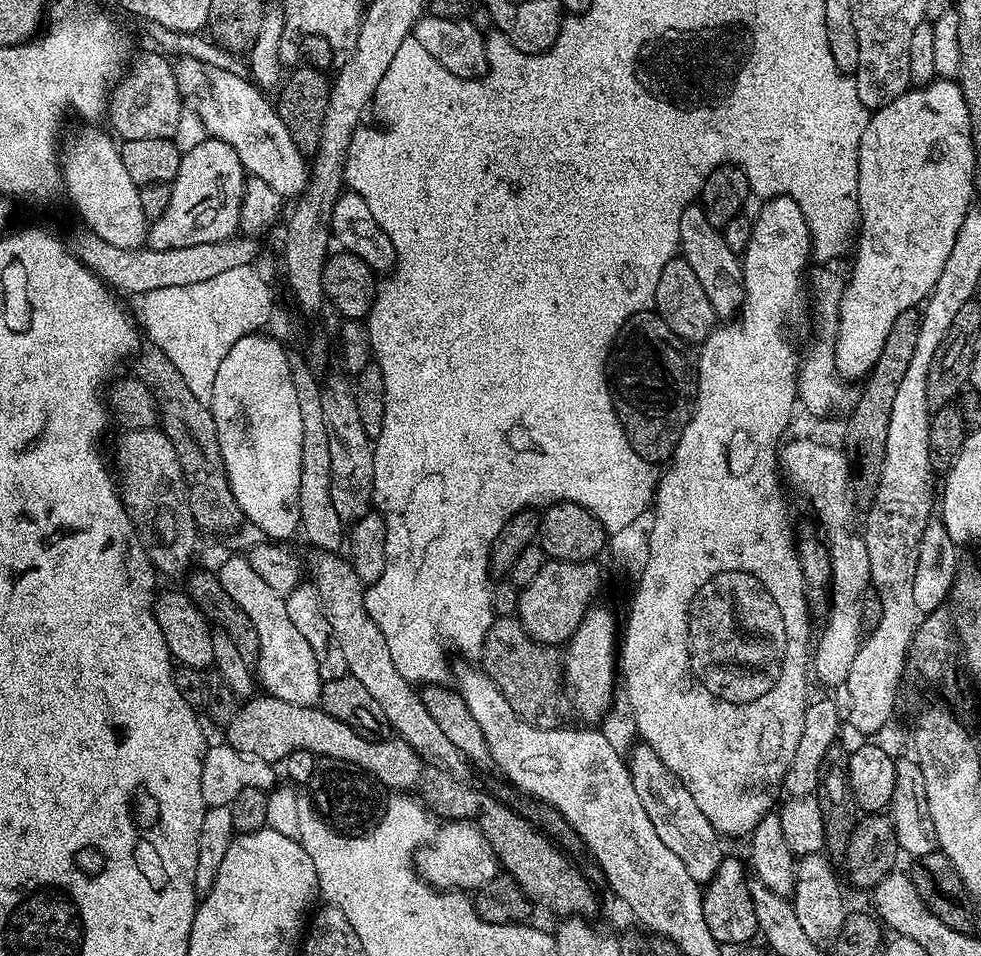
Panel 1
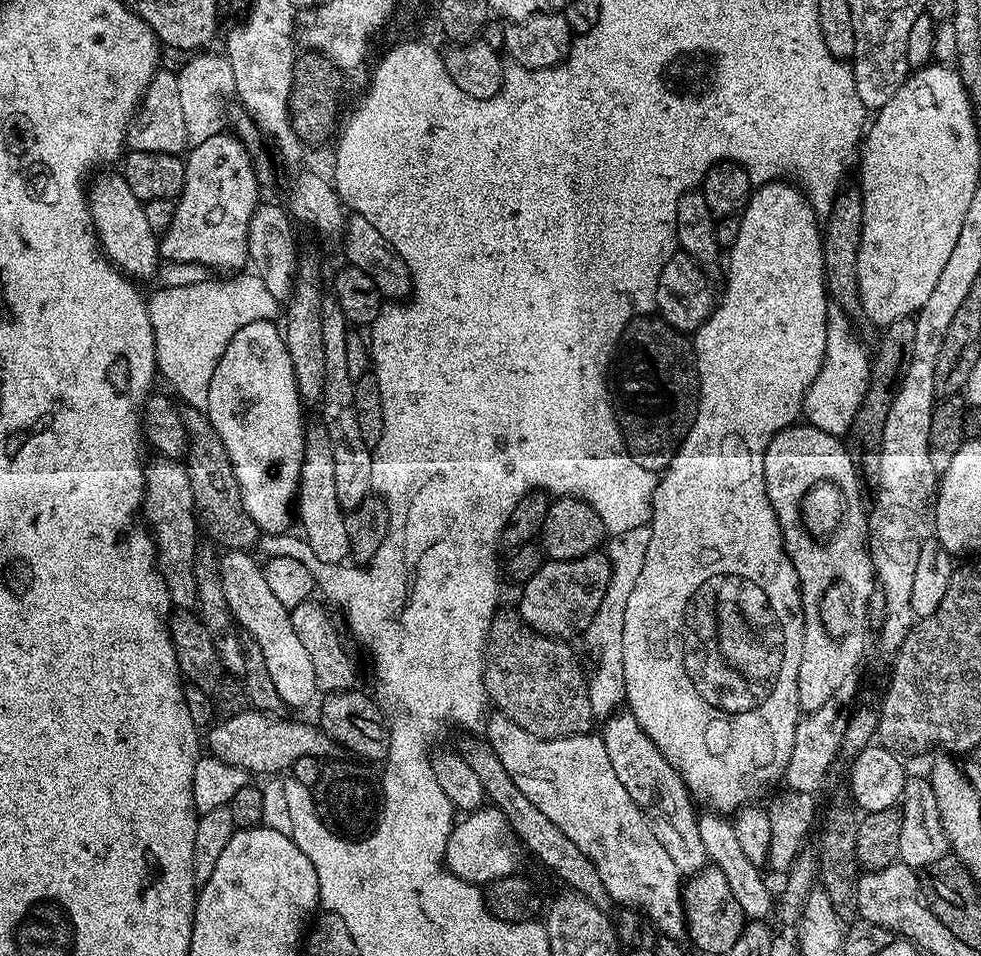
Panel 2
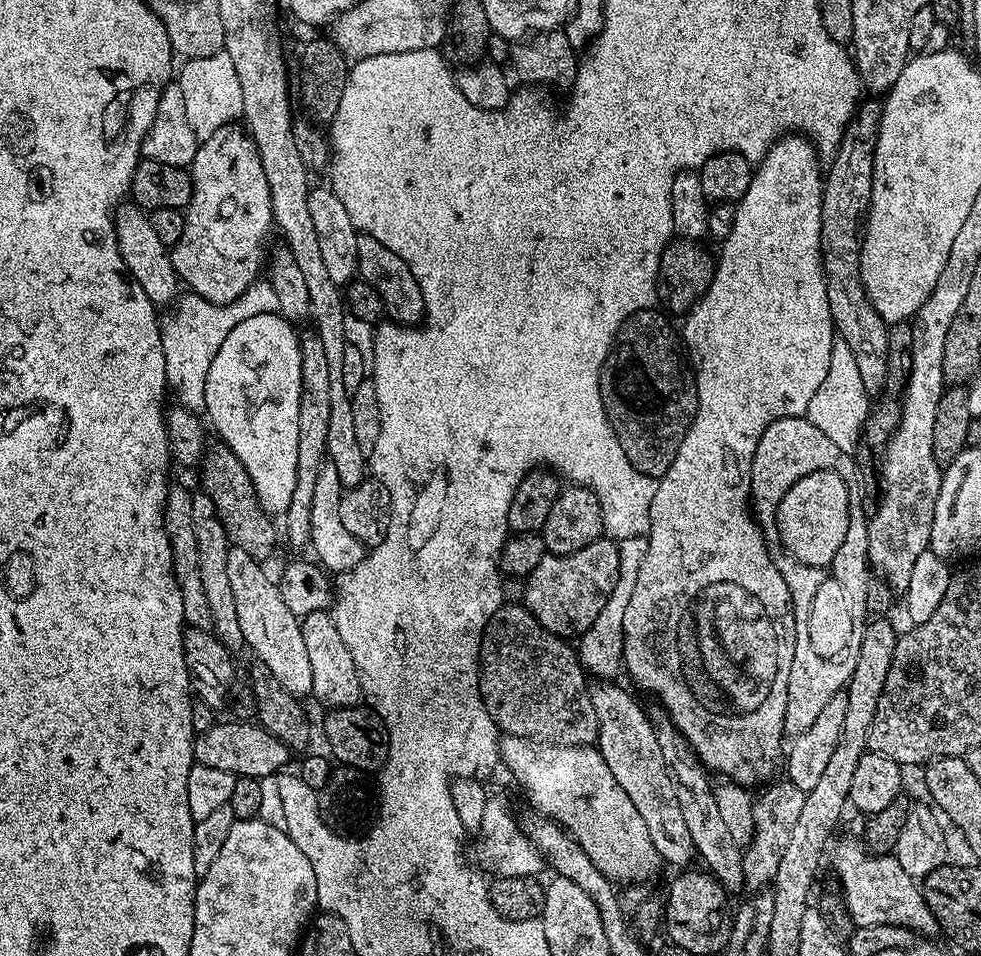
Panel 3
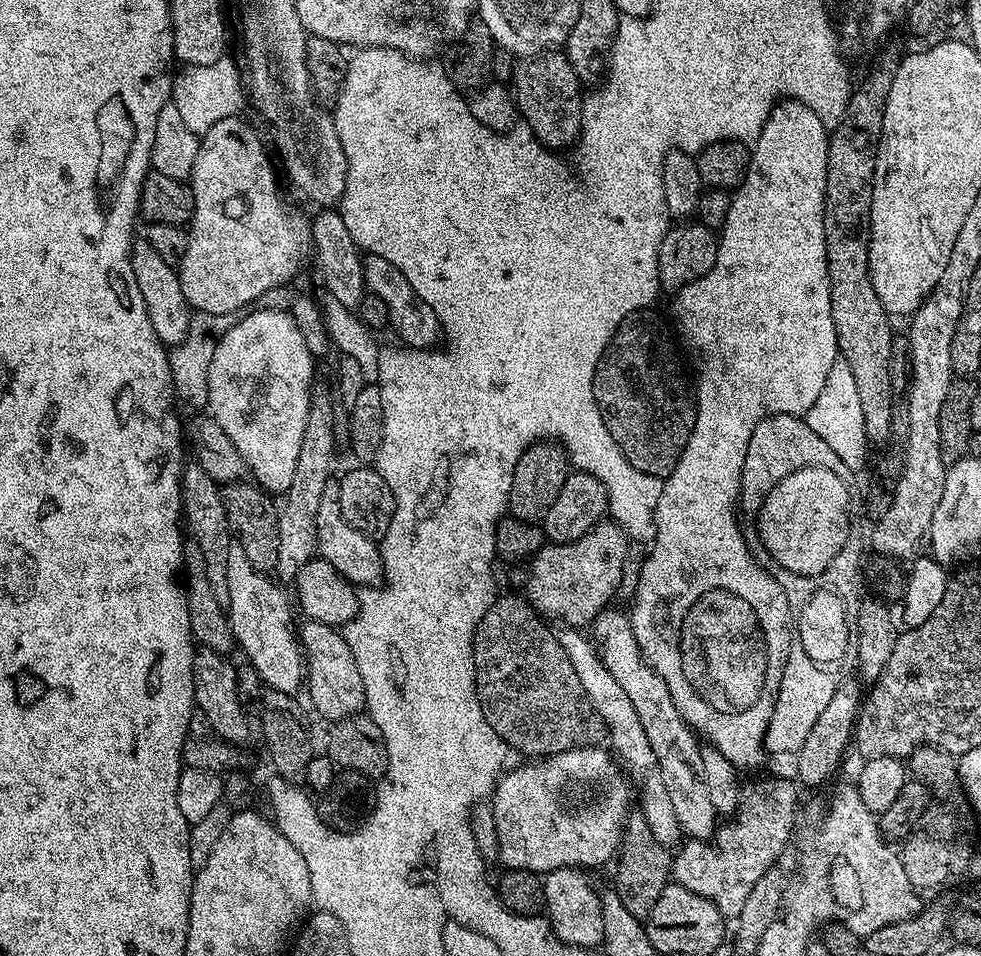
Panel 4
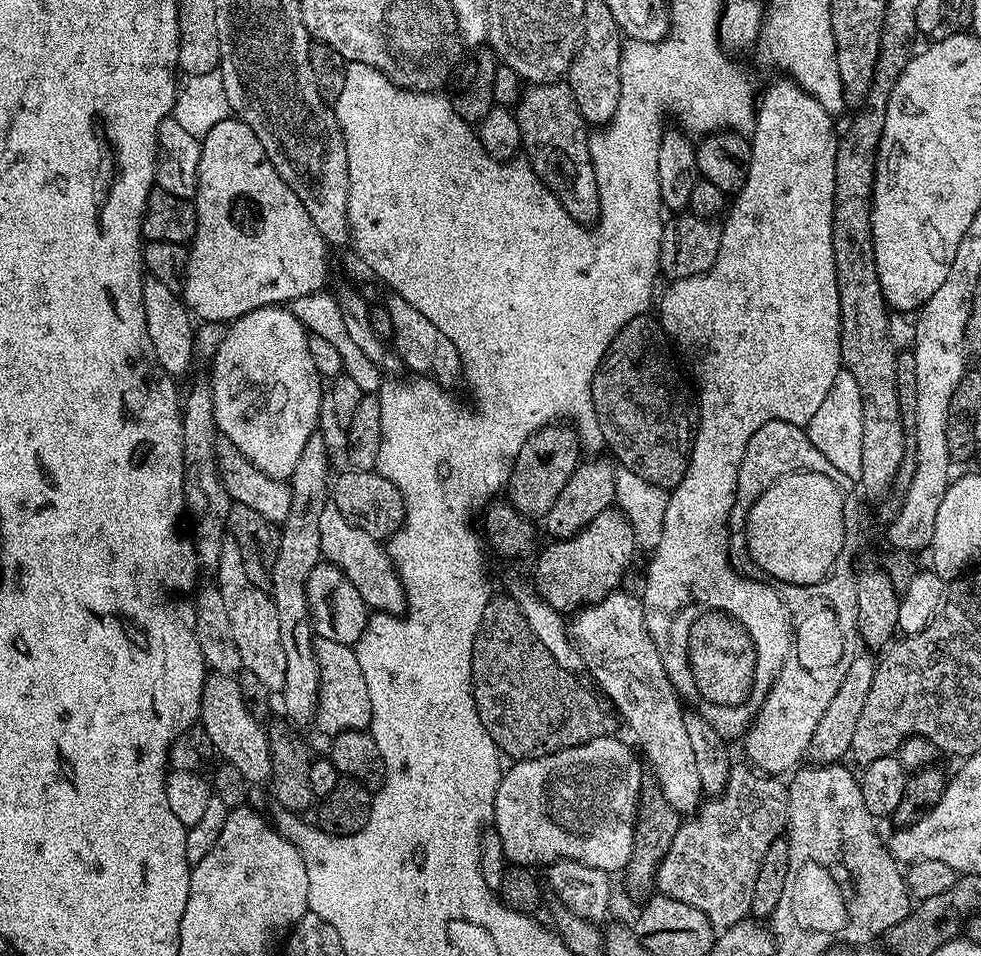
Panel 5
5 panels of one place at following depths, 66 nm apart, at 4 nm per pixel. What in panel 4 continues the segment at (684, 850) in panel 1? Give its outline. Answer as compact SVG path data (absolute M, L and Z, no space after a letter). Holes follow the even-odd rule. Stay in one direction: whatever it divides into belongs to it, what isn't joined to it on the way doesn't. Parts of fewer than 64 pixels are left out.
M561 624L555 629L554 635L557 642L564 647L565 656L570 658L570 666L574 666L582 682L582 690L602 718L604 731L607 733L606 740L615 759L626 773L627 779L634 785L635 791L636 788L640 791L638 809L649 823L651 833L665 846L673 846L672 844L676 843L679 845L682 833L678 814L674 814L674 805L670 802L666 782L662 782L662 774L656 769L654 750L650 750L650 740L646 738L646 730L642 730L642 722L634 711L634 704L630 702L630 698L626 698L626 690L622 690L618 682L614 682L614 676L604 666L601 653L584 637L585 633L581 629Z

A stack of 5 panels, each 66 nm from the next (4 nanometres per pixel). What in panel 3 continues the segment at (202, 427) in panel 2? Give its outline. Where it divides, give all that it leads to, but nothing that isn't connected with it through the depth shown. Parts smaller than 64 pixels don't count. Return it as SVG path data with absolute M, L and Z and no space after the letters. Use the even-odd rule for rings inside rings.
M216 442L216 445L209 447L205 451L202 461L202 469L204 468L204 484L202 490L214 502L216 513L220 515L220 521L224 523L224 529L228 535L228 543L233 548L241 548L246 550L246 554L250 554L250 558L261 562L267 561L267 556L271 554L272 547L276 544L276 532L278 536L278 528L272 525L273 517L265 512L264 507L258 502L254 486L250 482L250 474L246 474L246 470L242 466L242 462L238 462L238 458L233 452L222 442Z

